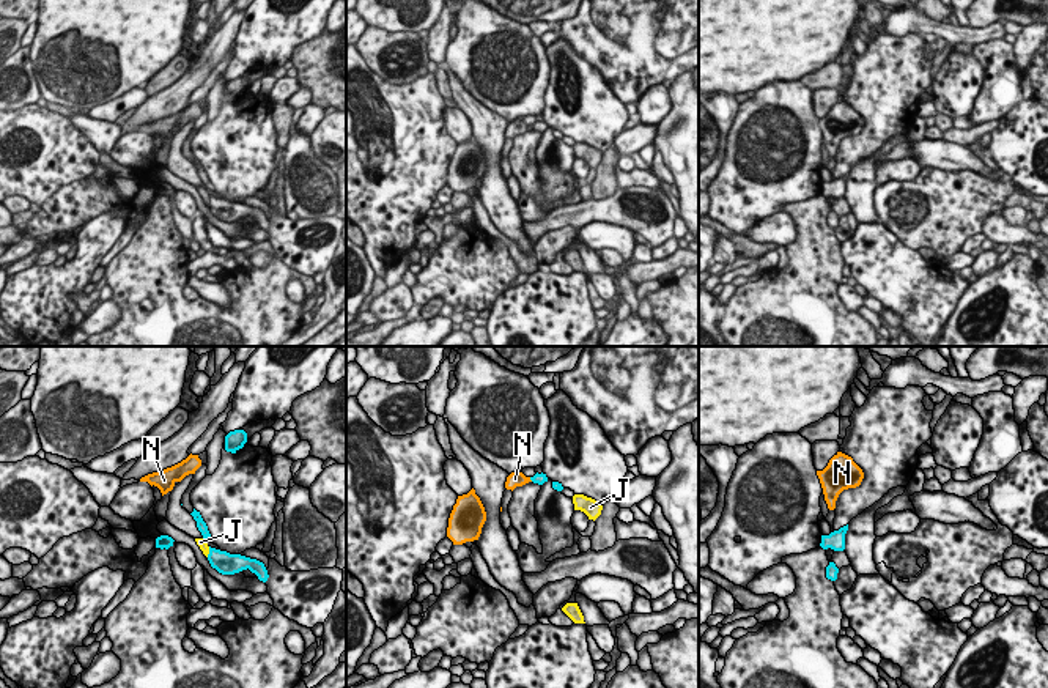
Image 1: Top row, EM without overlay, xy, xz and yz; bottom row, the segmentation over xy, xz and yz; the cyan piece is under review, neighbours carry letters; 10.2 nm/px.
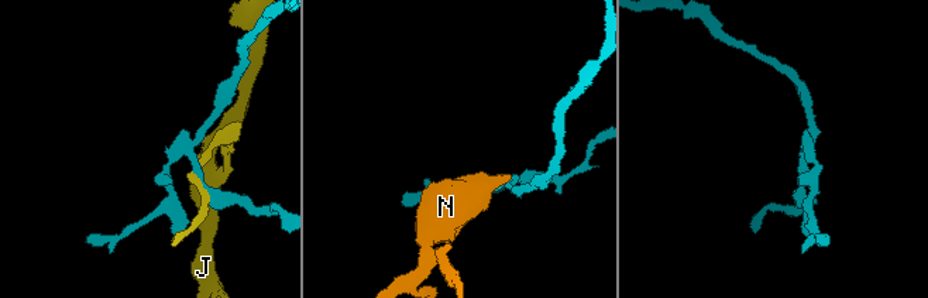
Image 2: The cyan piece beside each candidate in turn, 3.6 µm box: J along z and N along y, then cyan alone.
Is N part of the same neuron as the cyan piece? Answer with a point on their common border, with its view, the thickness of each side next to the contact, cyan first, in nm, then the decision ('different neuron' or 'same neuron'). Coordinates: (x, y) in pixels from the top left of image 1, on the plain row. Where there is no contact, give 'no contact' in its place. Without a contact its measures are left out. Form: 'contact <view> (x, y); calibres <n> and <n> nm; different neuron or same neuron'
contact xz (531, 126); calibres 120 and 160 nm; same neuron

